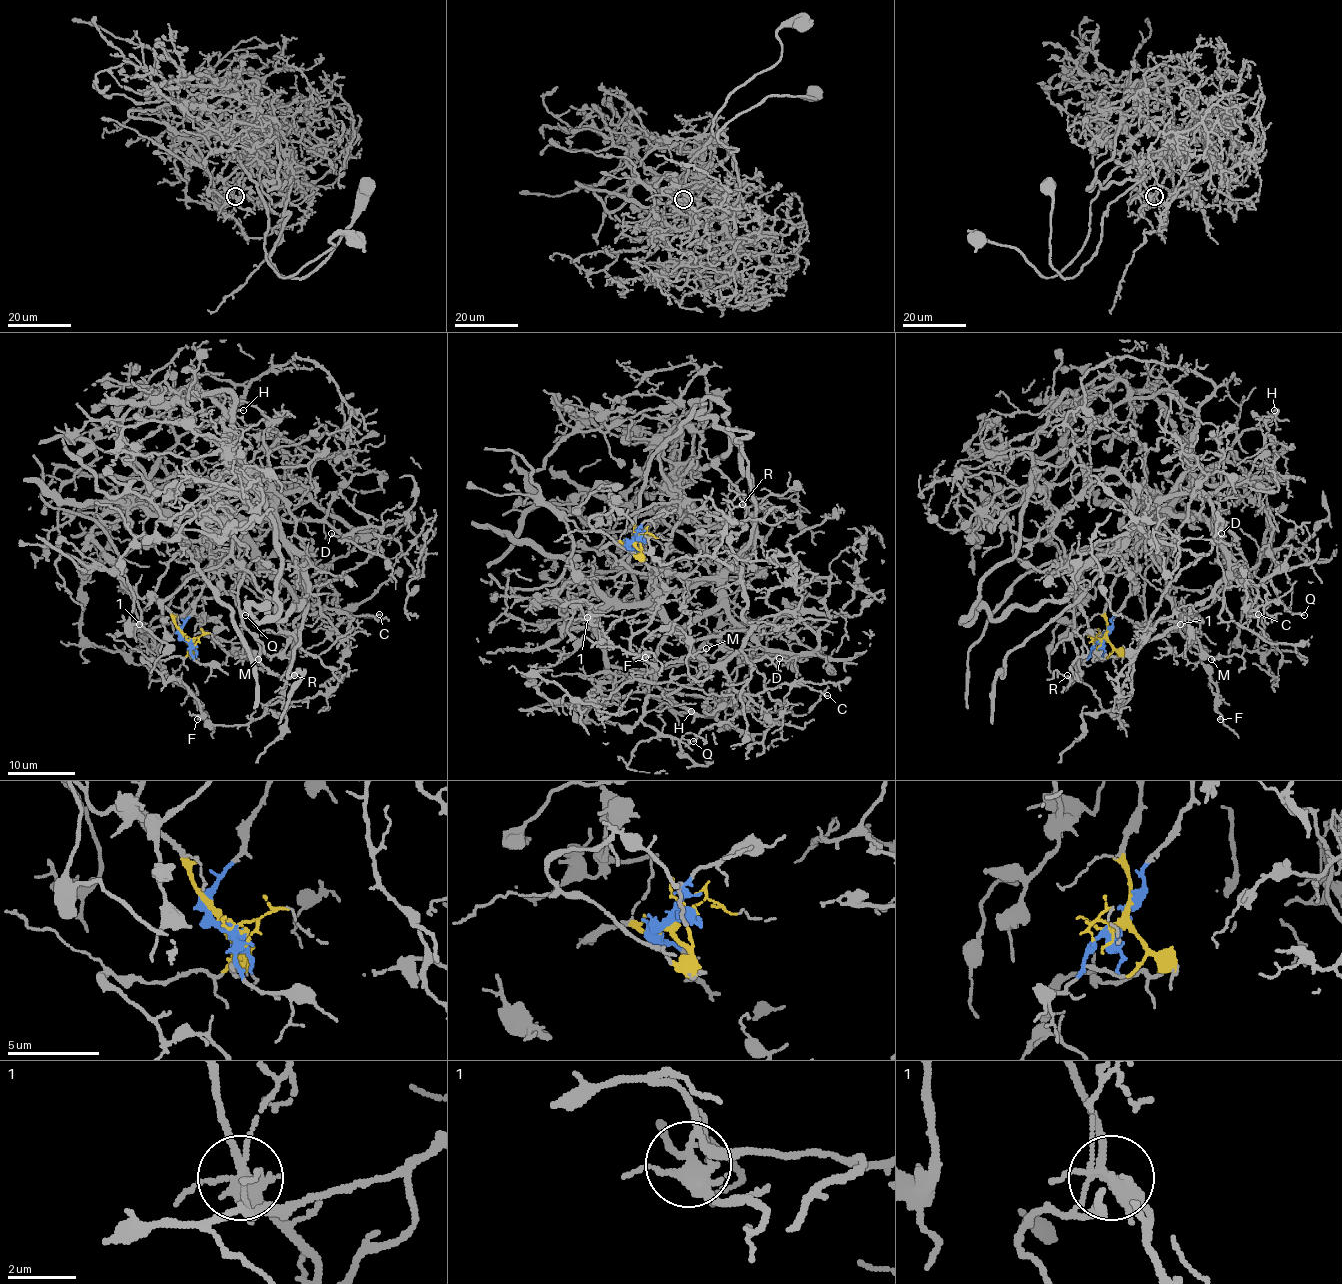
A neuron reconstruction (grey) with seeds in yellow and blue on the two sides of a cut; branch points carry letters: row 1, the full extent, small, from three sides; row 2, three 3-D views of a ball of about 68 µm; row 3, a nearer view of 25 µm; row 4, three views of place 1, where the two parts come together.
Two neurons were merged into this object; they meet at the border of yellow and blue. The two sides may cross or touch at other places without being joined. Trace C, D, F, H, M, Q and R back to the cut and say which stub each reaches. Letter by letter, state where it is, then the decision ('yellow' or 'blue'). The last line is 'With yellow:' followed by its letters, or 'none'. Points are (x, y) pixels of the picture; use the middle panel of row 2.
C: at (827, 695); blue
D: at (779, 658); yellow
F: at (645, 657); blue
H: at (691, 711); blue
M: at (706, 648); yellow
Q: at (693, 741); blue
R: at (742, 504); yellow
With yellow: D, M, R

